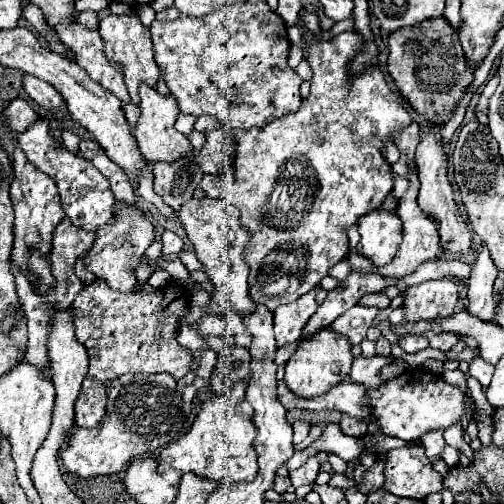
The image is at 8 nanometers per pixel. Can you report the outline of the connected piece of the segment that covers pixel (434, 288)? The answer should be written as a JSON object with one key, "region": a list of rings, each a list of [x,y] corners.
{"region":[[[449,278],[423,282],[405,290],[405,322],[415,322],[419,314],[453,314],[459,300],[457,284]]]}

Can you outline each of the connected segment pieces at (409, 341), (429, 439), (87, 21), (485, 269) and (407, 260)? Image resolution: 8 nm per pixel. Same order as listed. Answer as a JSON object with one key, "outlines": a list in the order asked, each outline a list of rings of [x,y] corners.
{"outlines":[[[[401,336],[399,338],[399,346],[405,350],[405,352],[419,352],[419,350],[425,350],[429,346],[427,338],[425,336]]],[[[431,430],[429,434],[423,434],[421,438],[421,444],[425,448],[425,454],[427,458],[433,462],[437,458],[441,458],[441,452],[445,448],[445,440],[443,440],[443,430]]],[[[85,10],[77,16],[77,22],[85,28],[91,28],[91,30],[97,30],[97,14],[93,10]]],[[[486,246],[477,256],[475,264],[471,266],[469,274],[469,308],[467,312],[483,322],[493,322],[493,282],[497,278],[497,268],[493,266],[493,260]]],[[[409,162],[409,168],[411,168],[411,174],[409,174],[409,182],[411,186],[407,188],[407,192],[399,198],[397,202],[397,216],[401,218],[403,222],[403,240],[399,244],[399,250],[395,254],[395,258],[387,264],[387,266],[373,266],[371,262],[367,262],[365,258],[361,258],[361,254],[357,254],[355,250],[349,250],[349,254],[345,256],[349,262],[351,262],[351,268],[355,270],[363,270],[363,272],[377,272],[381,276],[391,276],[391,278],[403,278],[407,274],[411,274],[421,262],[425,260],[431,260],[435,258],[439,252],[441,252],[441,246],[439,246],[439,234],[437,234],[437,222],[433,222],[433,218],[429,218],[429,214],[425,214],[419,204],[417,204],[417,192],[419,192],[419,178],[417,178],[417,166],[415,162]]]]}

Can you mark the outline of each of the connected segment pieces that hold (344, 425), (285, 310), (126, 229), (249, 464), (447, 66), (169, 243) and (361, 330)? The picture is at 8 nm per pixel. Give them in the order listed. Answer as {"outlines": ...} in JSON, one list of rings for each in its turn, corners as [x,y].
{"outlines":[[[[343,414],[337,424],[339,424],[341,432],[347,434],[347,436],[365,436],[365,434],[367,434],[367,422],[363,422],[363,420],[353,420],[353,418],[347,416],[347,414]]],[[[319,288],[311,290],[309,294],[295,300],[293,304],[281,306],[273,312],[273,330],[275,330],[277,346],[291,344],[301,338],[303,326],[309,322],[309,318],[317,310],[317,302],[315,302],[317,292],[319,292]]],[[[123,202],[115,204],[117,222],[111,226],[103,226],[97,230],[97,240],[93,248],[85,256],[85,268],[93,272],[97,278],[103,278],[109,288],[119,292],[133,292],[137,286],[135,268],[141,262],[141,256],[153,242],[153,226],[151,222],[145,222],[145,216],[139,208],[127,208]]],[[[217,396],[213,400],[207,400],[201,406],[191,430],[183,438],[165,446],[159,452],[157,472],[163,474],[167,468],[175,468],[181,474],[191,472],[191,474],[197,474],[197,476],[213,480],[213,482],[251,482],[257,476],[257,452],[253,448],[255,436],[257,436],[257,430],[255,430],[255,424],[251,422],[251,406],[247,402],[231,404],[227,396]]],[[[445,18],[393,32],[389,36],[387,70],[405,102],[417,114],[425,116],[429,124],[447,124],[473,82],[473,70],[465,62],[461,42]]],[[[165,231],[161,236],[163,253],[165,255],[177,255],[183,249],[183,241],[171,231]]],[[[353,306],[345,314],[341,314],[331,328],[337,334],[343,334],[349,338],[351,344],[361,344],[361,340],[367,336],[367,330],[371,328],[379,308],[365,308],[365,306]]]]}

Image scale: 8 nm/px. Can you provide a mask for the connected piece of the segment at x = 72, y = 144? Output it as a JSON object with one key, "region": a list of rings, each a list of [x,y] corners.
{"region":[[[65,129],[62,131],[62,138],[67,149],[73,154],[77,154],[79,151],[78,143],[81,141],[80,137],[72,131]]]}

